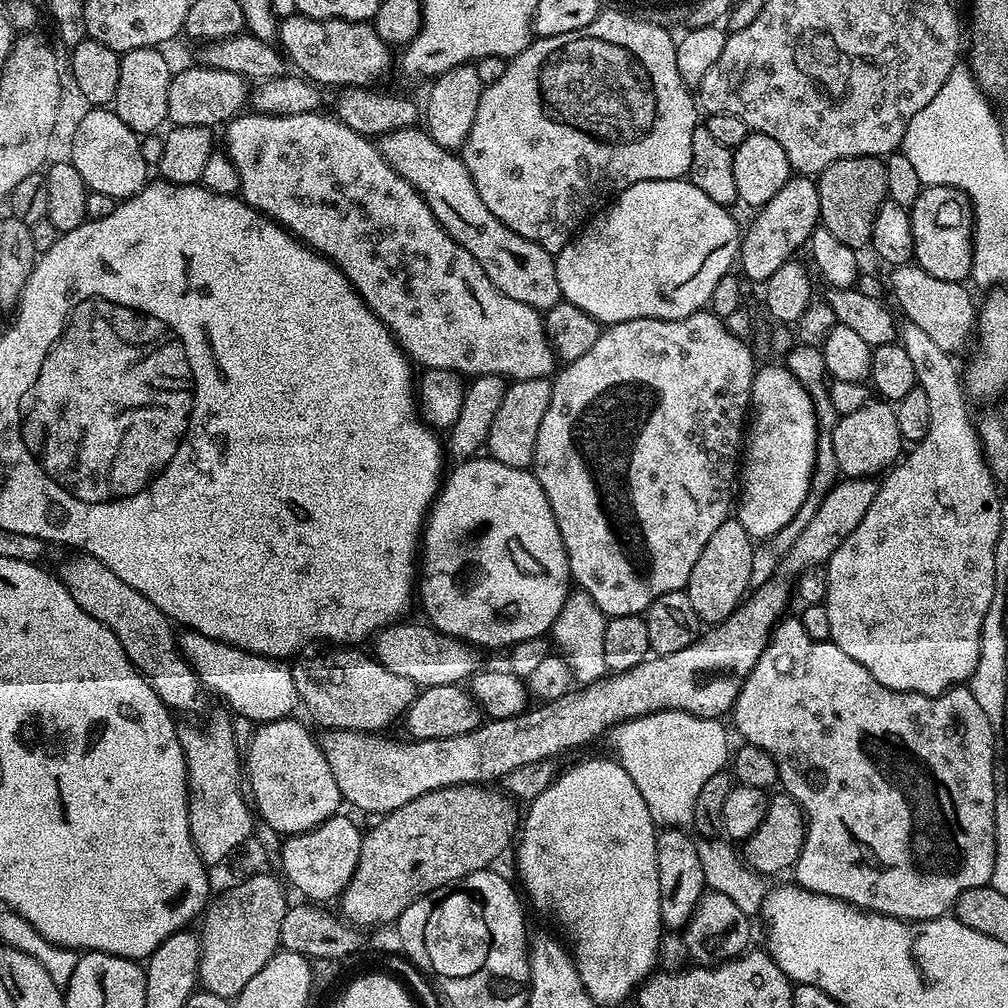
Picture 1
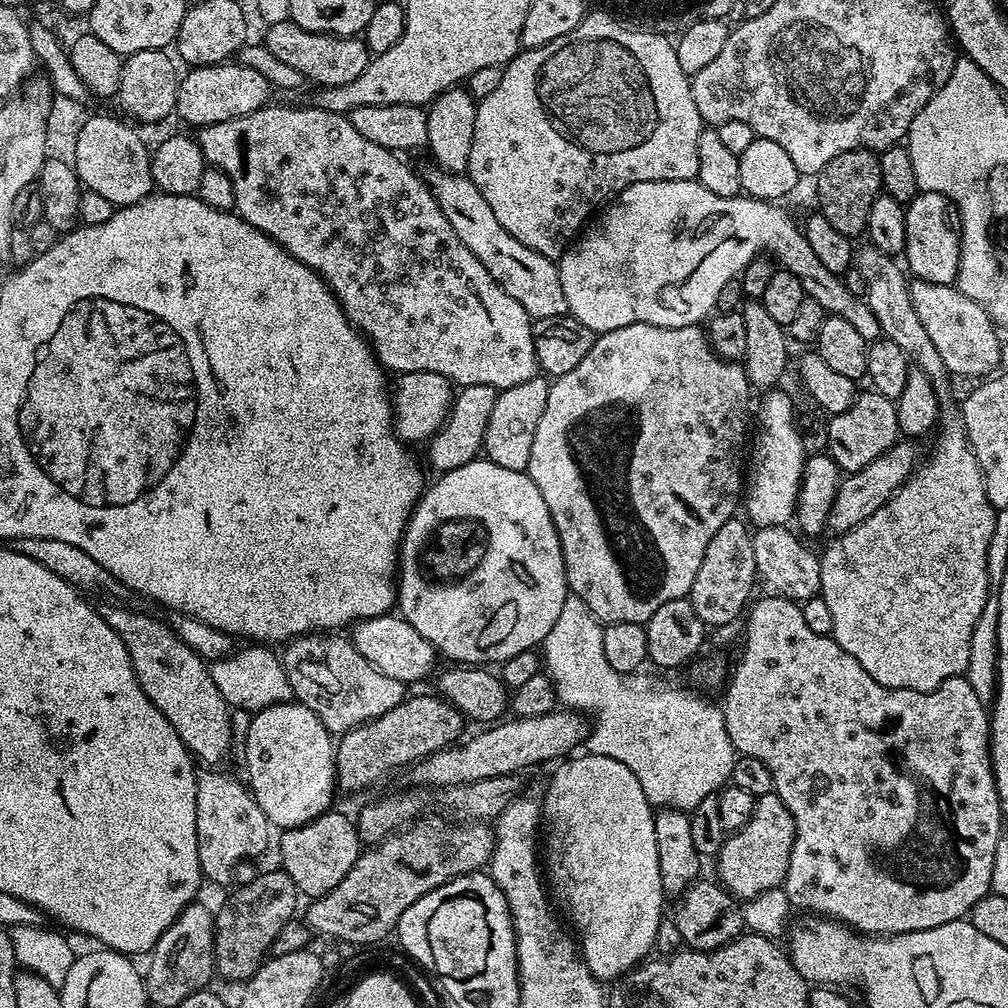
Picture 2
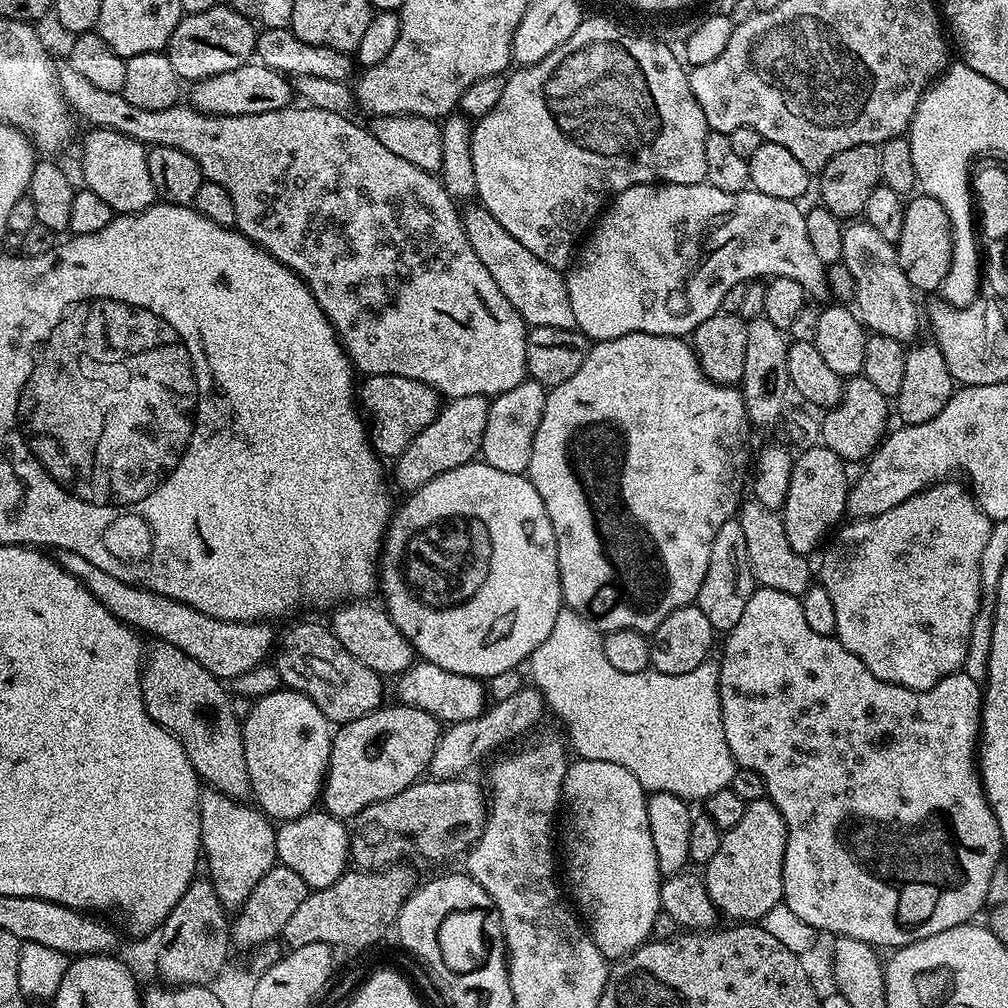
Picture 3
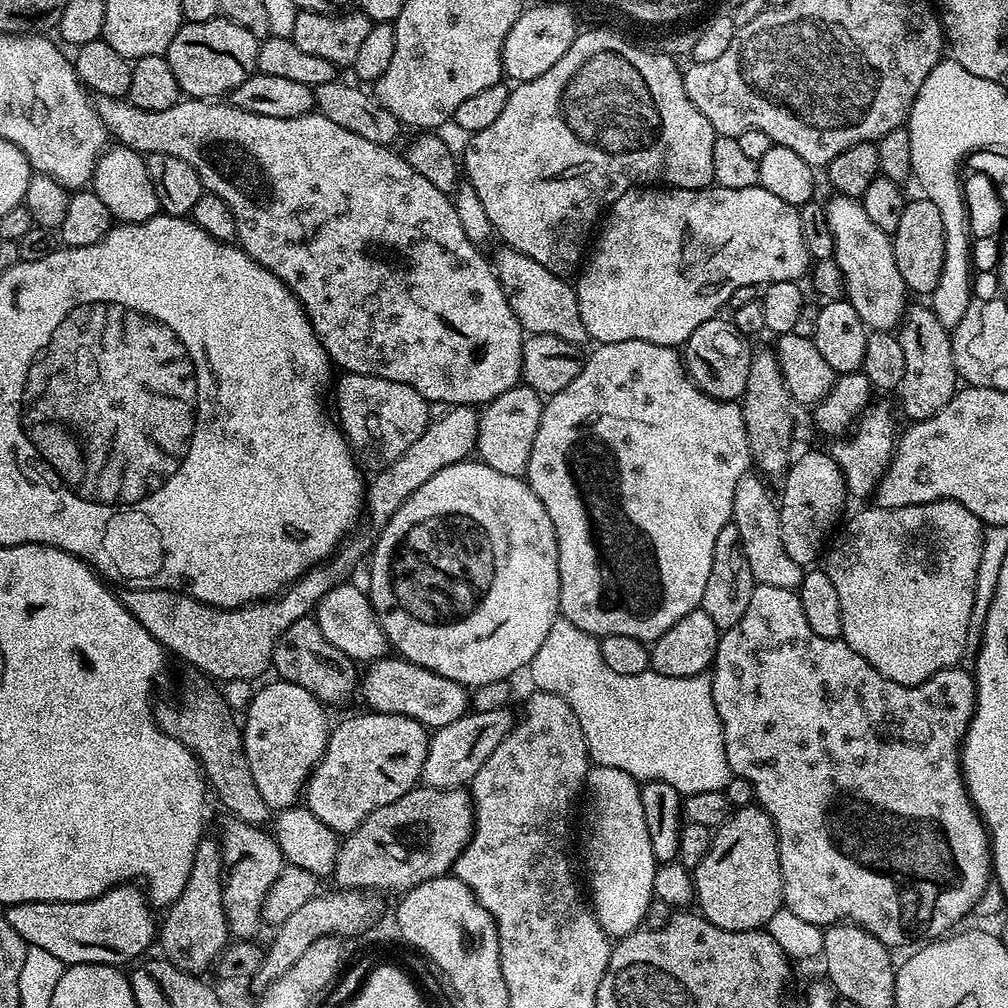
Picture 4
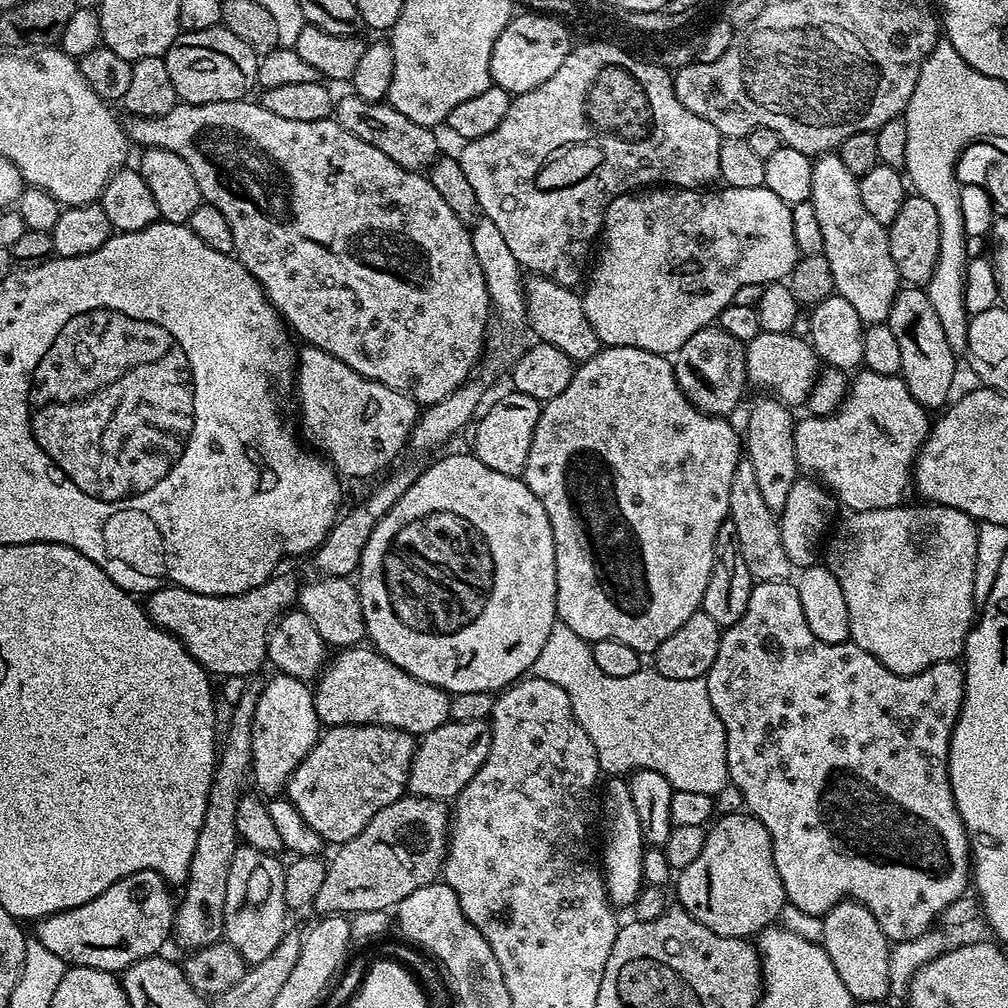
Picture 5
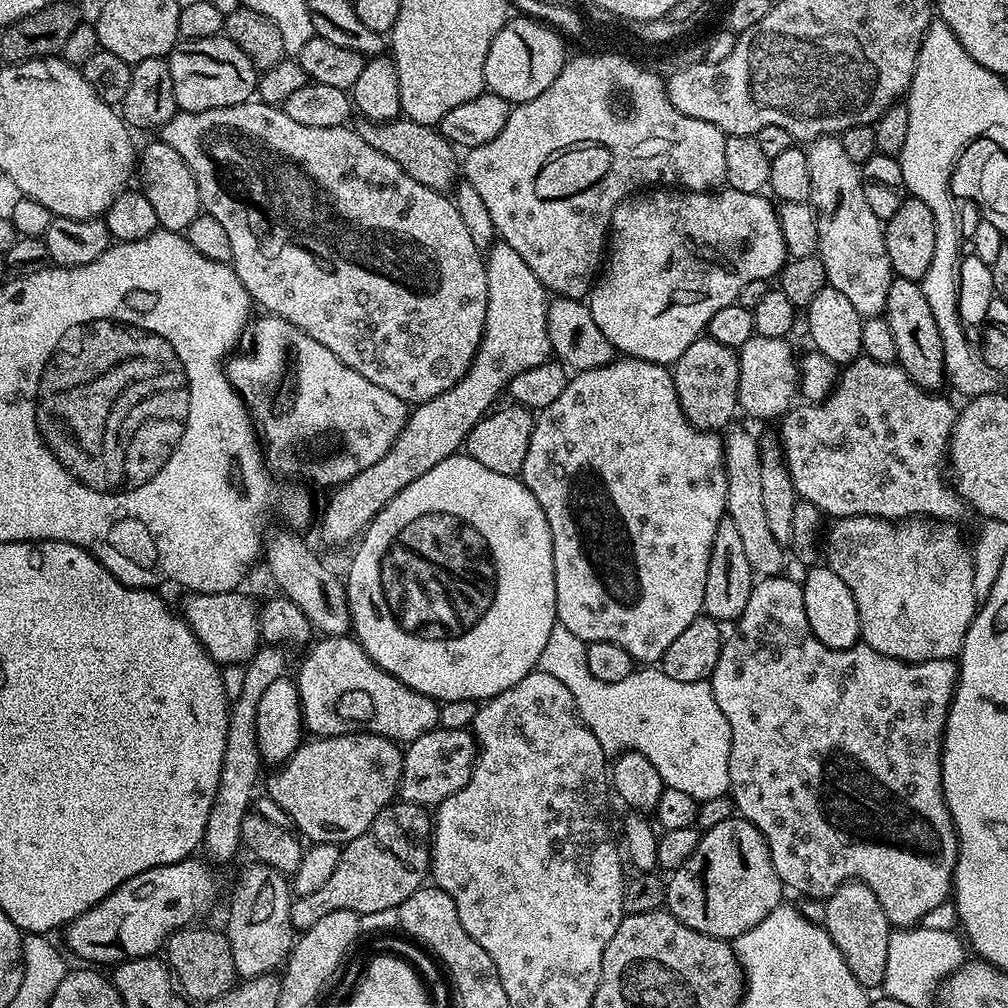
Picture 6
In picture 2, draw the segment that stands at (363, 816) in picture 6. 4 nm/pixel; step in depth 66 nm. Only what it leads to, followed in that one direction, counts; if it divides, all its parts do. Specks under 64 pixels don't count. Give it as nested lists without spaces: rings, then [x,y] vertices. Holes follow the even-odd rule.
[[[409,695],[401,704],[394,706],[394,710],[386,710],[382,718],[359,724],[339,737],[335,745],[339,791],[360,792],[371,784],[382,783],[395,768],[407,769],[417,760],[424,760],[457,743],[465,735],[464,727],[464,715],[443,696]]]

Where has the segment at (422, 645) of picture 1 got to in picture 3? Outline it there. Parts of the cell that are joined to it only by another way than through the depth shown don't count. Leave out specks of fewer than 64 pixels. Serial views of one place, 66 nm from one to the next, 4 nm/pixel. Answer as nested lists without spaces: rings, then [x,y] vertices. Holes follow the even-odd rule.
[[[372,602],[341,603],[330,621],[331,630],[338,642],[342,642],[342,646],[346,646],[346,650],[350,650],[358,662],[362,662],[362,666],[370,666],[370,670],[379,672],[381,677],[395,678],[414,663],[414,649],[411,642],[400,633],[398,626],[394,626],[387,611],[368,603]]]

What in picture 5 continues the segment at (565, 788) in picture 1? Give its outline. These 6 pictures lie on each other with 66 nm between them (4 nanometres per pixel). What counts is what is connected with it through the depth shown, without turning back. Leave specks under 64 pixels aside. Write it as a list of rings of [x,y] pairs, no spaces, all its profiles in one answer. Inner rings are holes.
[[[612,778],[607,781],[608,789],[604,792],[604,864],[602,860],[602,871],[604,873],[604,886],[608,890],[608,899],[613,905],[632,904],[644,884],[642,874],[642,858],[646,841],[642,834],[642,826],[638,822],[638,810],[634,810],[634,798],[630,798],[628,780],[624,778]]]

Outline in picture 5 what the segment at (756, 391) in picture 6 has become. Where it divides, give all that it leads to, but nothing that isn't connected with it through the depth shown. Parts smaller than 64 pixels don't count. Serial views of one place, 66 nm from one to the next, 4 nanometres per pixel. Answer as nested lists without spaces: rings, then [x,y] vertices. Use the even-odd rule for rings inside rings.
[[[759,332],[752,340],[747,341],[745,350],[749,385],[766,389],[763,391],[771,392],[792,408],[803,407],[807,403],[808,395],[812,392],[822,364],[805,337],[796,336],[791,332]]]

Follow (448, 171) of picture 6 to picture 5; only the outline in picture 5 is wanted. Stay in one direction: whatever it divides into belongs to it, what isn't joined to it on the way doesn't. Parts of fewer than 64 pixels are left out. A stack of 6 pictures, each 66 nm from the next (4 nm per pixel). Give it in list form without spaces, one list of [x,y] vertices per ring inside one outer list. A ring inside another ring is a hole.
[[[355,94],[347,95],[341,100],[339,97],[335,101],[334,119],[337,124],[350,130],[350,134],[354,134],[354,138],[362,138],[362,142],[370,142],[370,146],[382,150],[382,154],[386,154],[386,158],[398,162],[398,166],[402,166],[406,170],[423,173],[425,170],[431,169],[441,151],[441,149],[439,150],[440,144],[436,141],[437,133],[433,129],[418,126],[418,122],[410,122],[410,118],[406,118],[406,114],[398,114],[398,110],[394,110],[392,105],[387,102],[376,103]]]

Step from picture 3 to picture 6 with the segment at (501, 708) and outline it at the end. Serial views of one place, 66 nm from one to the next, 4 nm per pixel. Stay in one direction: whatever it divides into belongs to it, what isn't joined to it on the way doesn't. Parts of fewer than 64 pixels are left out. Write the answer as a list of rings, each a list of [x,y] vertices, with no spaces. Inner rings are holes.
[[[437,726],[431,732],[422,734],[403,749],[399,799],[406,804],[439,806],[446,798],[450,798],[450,794],[466,786],[476,764],[477,751],[476,737],[467,728],[446,730]]]

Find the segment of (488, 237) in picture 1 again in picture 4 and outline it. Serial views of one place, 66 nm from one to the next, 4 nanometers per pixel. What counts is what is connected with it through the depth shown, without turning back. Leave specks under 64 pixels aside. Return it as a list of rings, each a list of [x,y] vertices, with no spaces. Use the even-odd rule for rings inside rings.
[[[507,246],[494,256],[494,271],[501,280],[508,301],[518,318],[520,327],[528,334],[554,334],[558,338],[566,338],[566,342],[577,346],[589,343],[590,337],[586,326],[582,326],[582,318],[578,314],[578,298],[575,287],[563,276],[556,276],[542,262],[534,262],[526,254],[516,252]]]

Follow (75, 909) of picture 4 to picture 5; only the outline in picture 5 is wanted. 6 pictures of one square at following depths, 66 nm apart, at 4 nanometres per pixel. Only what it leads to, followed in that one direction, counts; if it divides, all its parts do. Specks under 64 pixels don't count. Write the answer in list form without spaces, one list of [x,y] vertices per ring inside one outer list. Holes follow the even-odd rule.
[[[138,870],[102,890],[98,898],[82,902],[82,906],[35,921],[34,939],[42,942],[46,950],[58,954],[65,965],[123,973],[134,962],[157,955],[173,935],[177,901],[174,896],[172,900],[171,891],[168,881],[154,870]]]

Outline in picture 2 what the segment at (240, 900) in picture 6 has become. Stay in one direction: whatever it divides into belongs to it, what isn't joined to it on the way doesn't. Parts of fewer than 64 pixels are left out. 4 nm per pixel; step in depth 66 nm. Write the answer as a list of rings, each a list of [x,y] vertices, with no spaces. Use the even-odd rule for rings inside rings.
[[[204,770],[196,778],[198,862],[205,881],[228,884],[232,880],[232,871],[243,860],[260,856],[267,850],[270,825],[251,791],[241,781],[240,785],[234,777],[220,771],[224,770]]]

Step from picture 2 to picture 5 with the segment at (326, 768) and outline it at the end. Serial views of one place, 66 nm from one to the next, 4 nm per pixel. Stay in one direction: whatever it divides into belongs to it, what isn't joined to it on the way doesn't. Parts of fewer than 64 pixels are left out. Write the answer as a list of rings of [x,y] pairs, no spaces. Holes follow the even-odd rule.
[[[283,674],[273,675],[273,680],[270,679],[265,683],[262,694],[258,698],[258,706],[254,710],[254,726],[252,727],[252,774],[251,779],[256,780],[256,784],[265,792],[263,795],[268,798],[275,797],[277,794],[283,793],[288,787],[288,779],[294,774],[294,770],[299,766],[301,762],[306,758],[306,754],[310,754],[310,750],[315,746],[317,740],[320,739],[322,735],[322,725],[318,714],[316,713],[316,697],[314,695],[313,689],[309,687],[305,681],[294,678],[293,676],[285,676]]]

